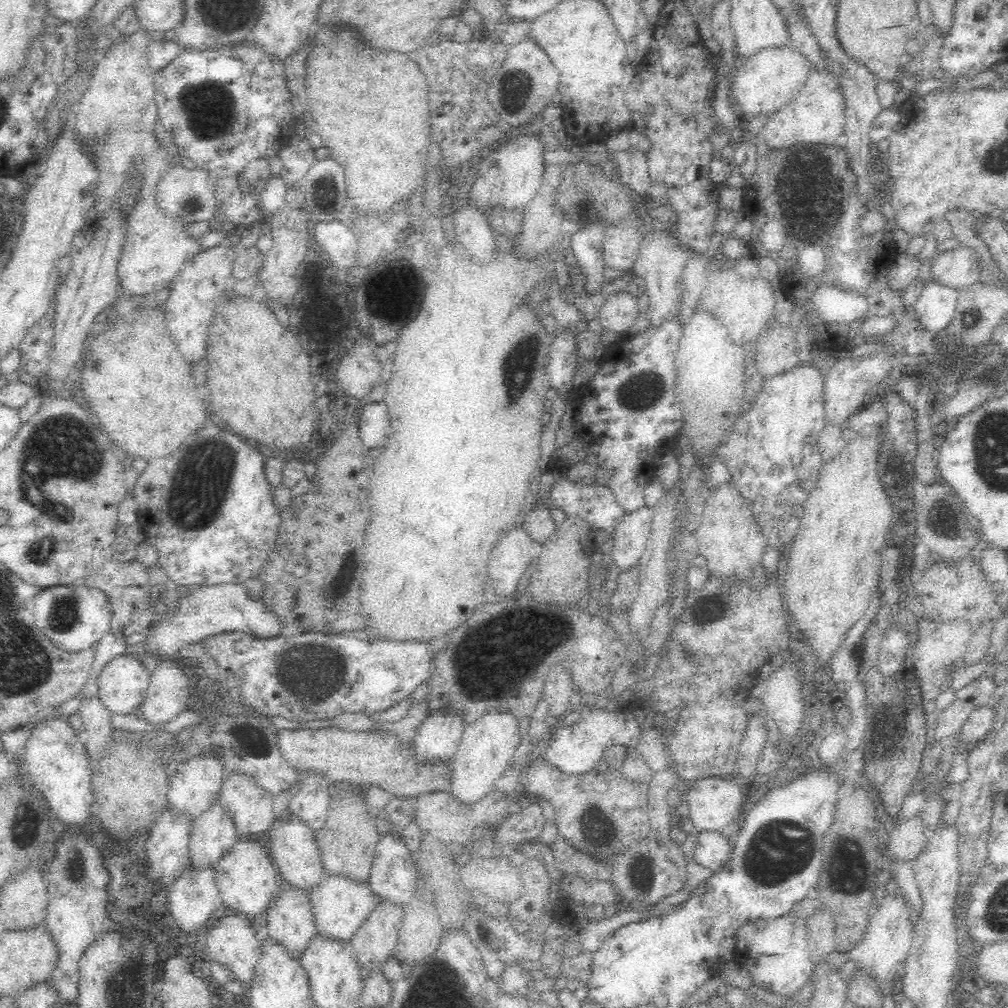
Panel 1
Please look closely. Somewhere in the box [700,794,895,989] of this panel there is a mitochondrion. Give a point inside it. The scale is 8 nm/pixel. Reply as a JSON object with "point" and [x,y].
{"point":[785,849]}

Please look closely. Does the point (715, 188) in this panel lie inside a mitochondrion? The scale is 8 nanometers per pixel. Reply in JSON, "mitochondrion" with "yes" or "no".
{"mitochondrion":"no"}

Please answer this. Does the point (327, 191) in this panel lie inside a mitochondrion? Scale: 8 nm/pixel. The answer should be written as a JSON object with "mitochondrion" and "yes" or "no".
{"mitochondrion":"yes"}

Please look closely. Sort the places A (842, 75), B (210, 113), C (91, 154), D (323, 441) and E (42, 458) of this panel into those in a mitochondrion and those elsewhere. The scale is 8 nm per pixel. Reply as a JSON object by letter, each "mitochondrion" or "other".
{"A":"other","B":"mitochondrion","C":"other","D":"other","E":"mitochondrion"}

